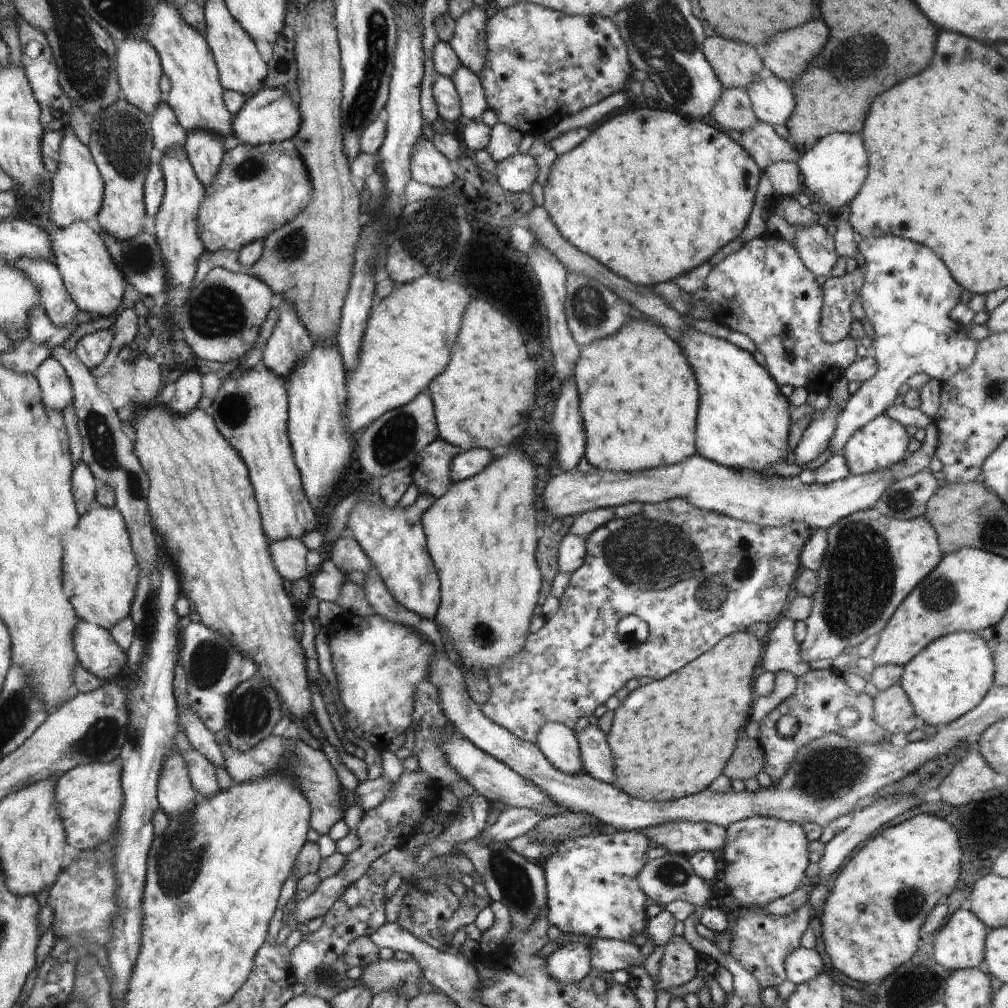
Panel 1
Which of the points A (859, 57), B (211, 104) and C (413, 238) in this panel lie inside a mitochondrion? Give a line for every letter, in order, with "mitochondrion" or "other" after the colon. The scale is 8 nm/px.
A: mitochondrion
B: other
C: mitochondrion

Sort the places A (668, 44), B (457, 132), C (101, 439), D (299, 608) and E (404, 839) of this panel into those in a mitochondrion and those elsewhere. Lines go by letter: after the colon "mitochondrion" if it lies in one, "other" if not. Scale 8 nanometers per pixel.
A: mitochondrion
B: other
C: mitochondrion
D: other
E: other

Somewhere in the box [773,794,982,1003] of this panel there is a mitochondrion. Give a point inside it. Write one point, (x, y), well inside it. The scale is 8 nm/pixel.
(909, 901)

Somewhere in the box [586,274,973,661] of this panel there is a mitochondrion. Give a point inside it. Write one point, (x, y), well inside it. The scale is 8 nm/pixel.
(861, 576)

